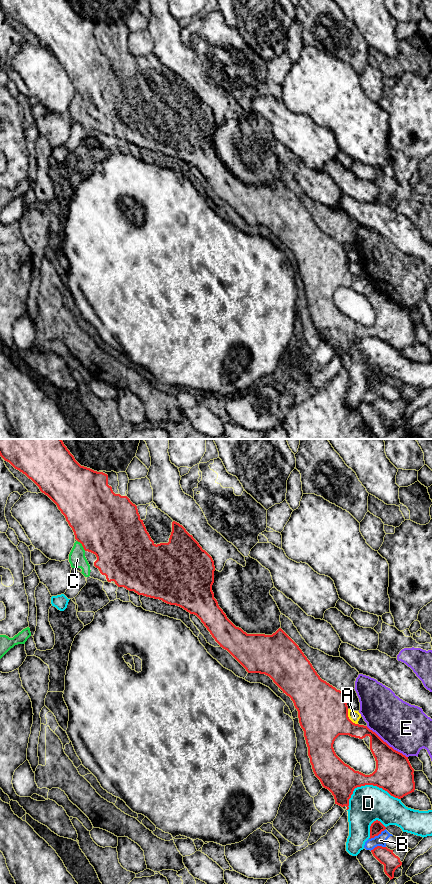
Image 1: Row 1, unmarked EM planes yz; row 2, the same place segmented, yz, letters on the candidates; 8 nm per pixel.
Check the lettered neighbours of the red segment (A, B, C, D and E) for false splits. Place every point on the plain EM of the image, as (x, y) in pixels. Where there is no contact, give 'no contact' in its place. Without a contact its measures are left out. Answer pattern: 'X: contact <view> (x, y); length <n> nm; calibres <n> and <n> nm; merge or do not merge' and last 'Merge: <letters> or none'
A: contact yz (348, 270); length 150 nm; calibres 400 and 90 nm; do not merge
B: contact yz (377, 387); length 160 nm; calibres 100 and 90 nm; do not merge
C: contact yz (82, 97); length 110 nm; calibres 500 and 140 nm; merge
D: contact yz (366, 336); length 440 nm; calibres 300 and 300 nm; do not merge
E: contact yz (386, 295); length 420 nm; calibres 300 and 380 nm; do not merge
Merge: C

